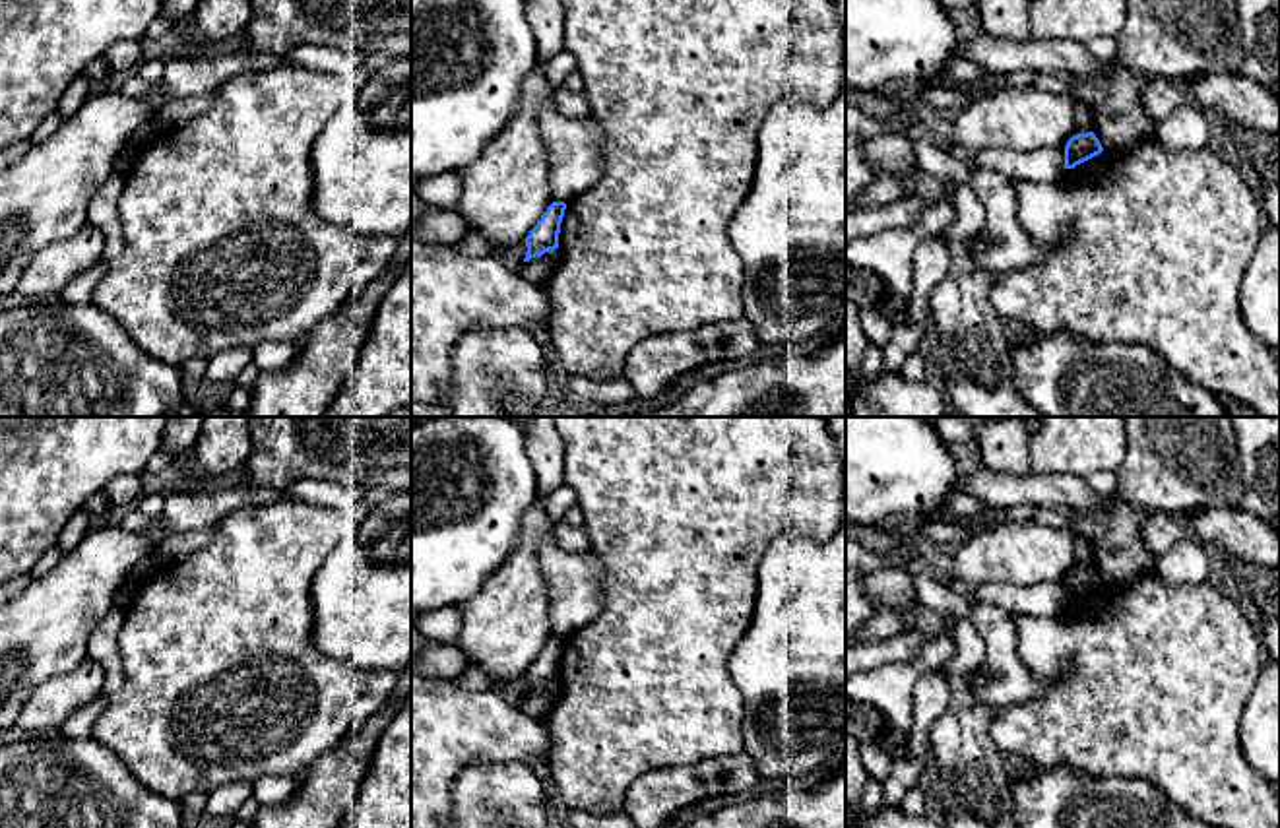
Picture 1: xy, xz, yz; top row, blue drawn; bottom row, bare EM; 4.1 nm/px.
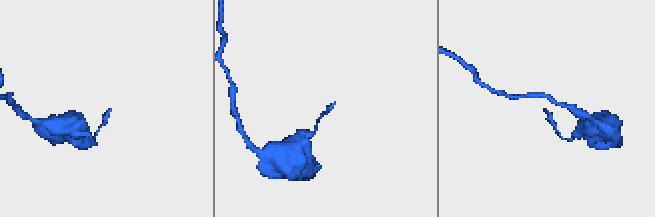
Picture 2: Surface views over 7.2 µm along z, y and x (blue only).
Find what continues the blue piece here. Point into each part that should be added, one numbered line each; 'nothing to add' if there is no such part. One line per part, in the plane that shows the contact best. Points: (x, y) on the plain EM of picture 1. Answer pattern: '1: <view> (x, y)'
nothing to add

